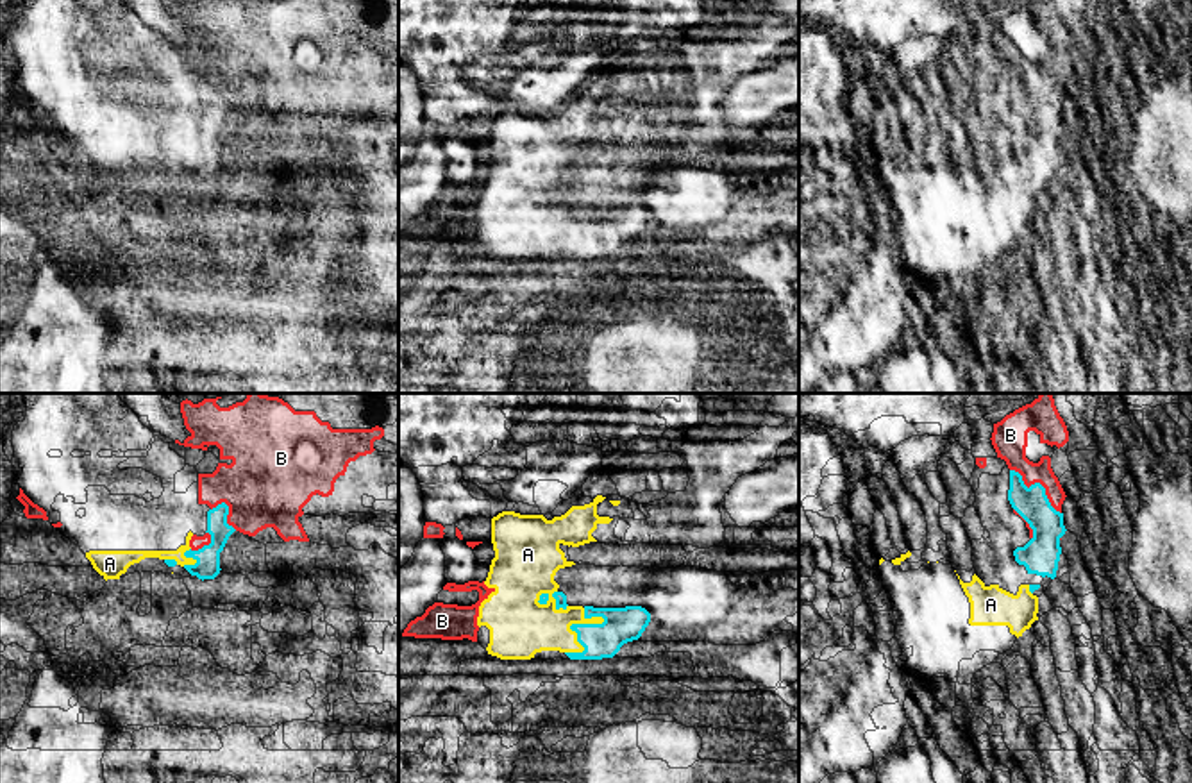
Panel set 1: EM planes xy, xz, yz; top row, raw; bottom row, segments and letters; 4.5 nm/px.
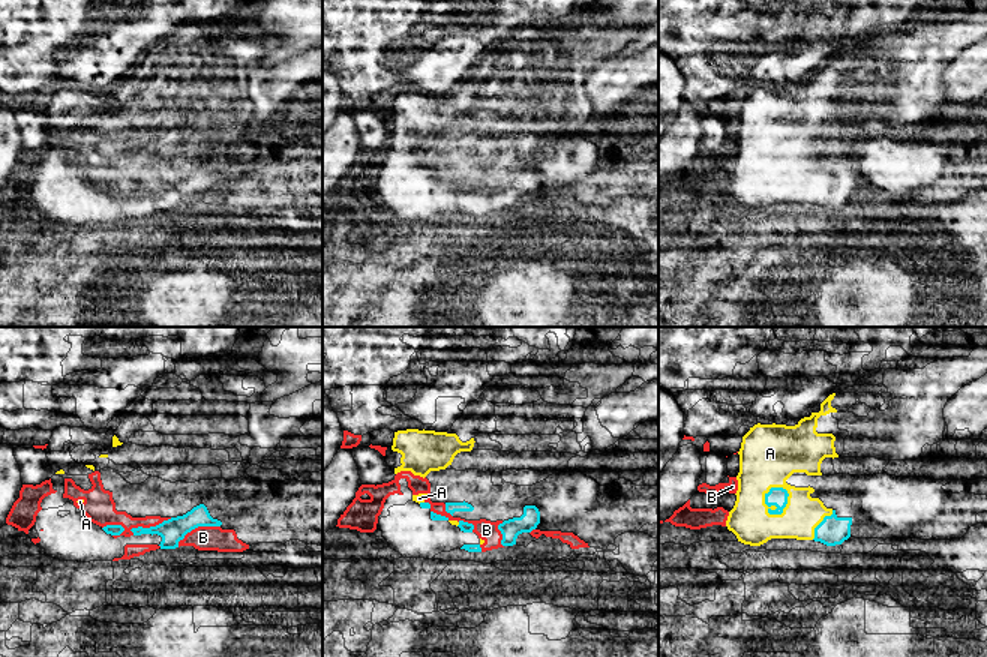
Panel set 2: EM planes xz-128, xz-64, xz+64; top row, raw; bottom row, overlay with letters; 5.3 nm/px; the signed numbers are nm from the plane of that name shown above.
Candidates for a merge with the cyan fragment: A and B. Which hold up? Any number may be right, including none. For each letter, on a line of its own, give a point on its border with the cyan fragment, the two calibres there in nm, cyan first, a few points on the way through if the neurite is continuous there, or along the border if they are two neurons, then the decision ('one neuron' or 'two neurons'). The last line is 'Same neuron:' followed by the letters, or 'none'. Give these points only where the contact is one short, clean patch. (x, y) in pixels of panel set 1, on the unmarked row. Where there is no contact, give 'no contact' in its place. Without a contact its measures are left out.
A: xz (572, 229) | 160/280 nm | one neuron
B: yz (1039, 83) | 150/160 nm | one neuron
Same neuron: A, B

